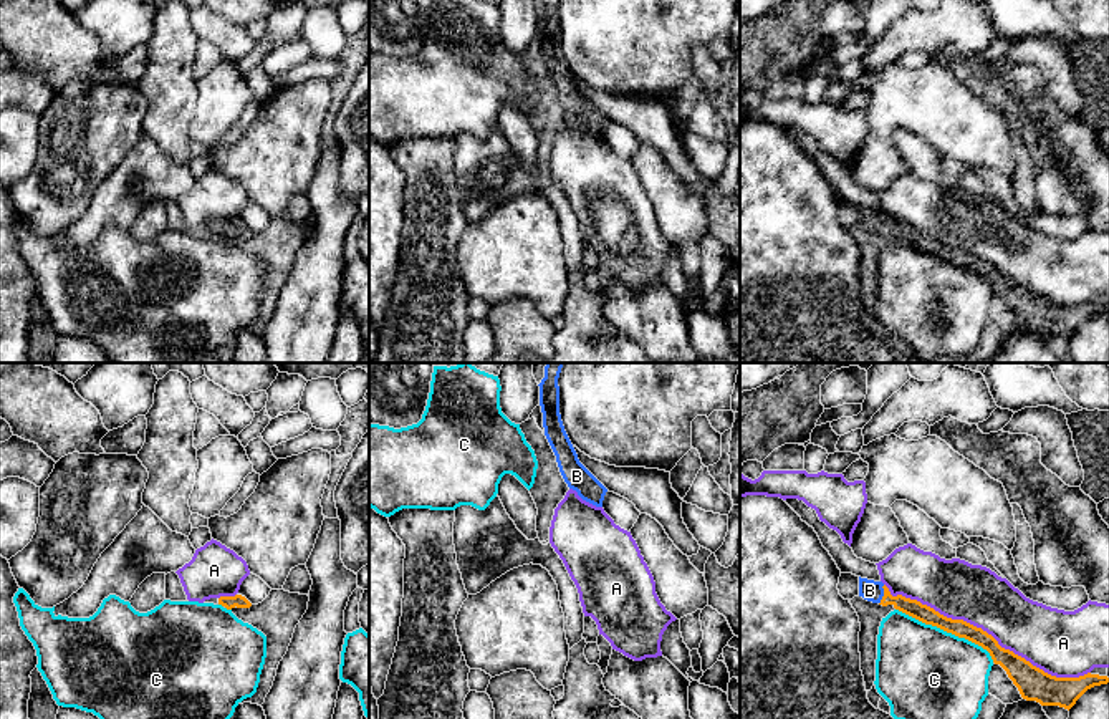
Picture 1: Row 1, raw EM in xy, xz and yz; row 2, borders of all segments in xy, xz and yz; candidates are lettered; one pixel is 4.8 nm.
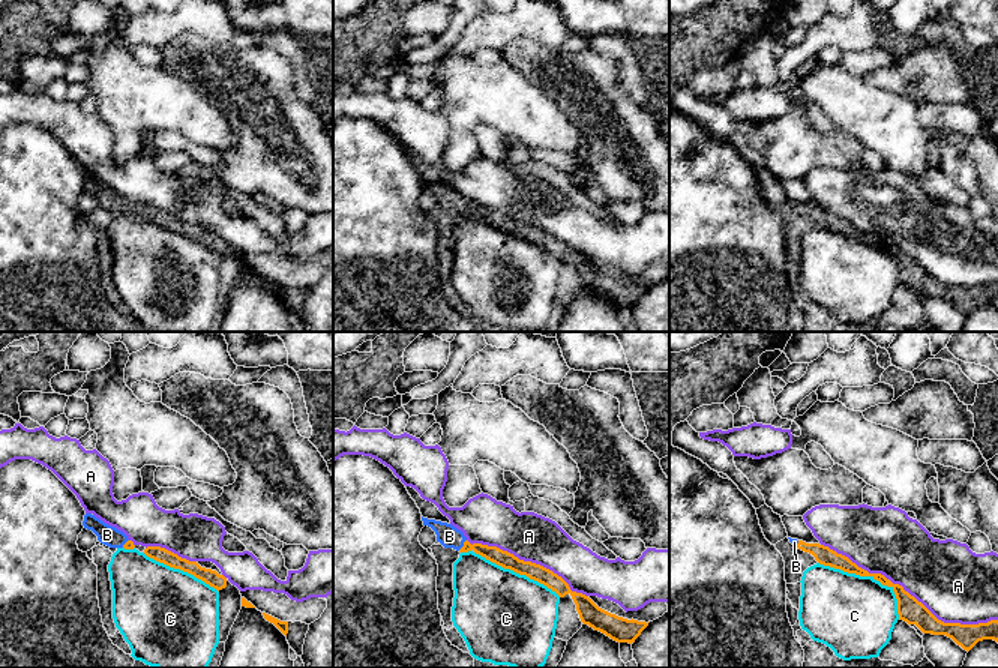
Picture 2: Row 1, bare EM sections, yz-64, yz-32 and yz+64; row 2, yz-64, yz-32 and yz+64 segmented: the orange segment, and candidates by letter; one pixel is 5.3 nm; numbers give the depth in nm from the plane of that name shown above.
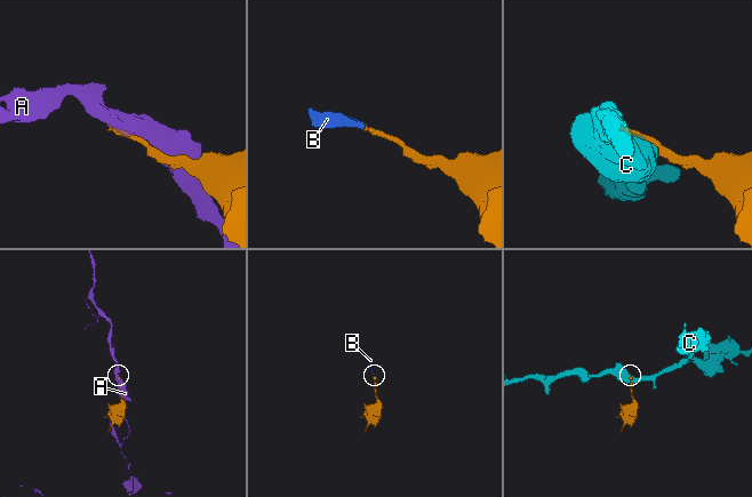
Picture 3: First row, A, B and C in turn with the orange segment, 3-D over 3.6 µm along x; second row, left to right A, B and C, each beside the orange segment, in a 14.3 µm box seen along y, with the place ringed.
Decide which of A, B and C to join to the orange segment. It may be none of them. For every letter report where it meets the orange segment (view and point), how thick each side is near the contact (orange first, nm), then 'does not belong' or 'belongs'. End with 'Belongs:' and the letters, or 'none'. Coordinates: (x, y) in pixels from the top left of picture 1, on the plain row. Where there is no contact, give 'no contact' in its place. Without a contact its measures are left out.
A: meets orange in yz at (985, 260); 120 nm thick on the orange side, 280 nm on the other; does not belong
B: meets orange in yz at (884, 224); 90 nm thick on the orange side, 100 nm on the other; belongs
C: meets orange in yz at (947, 260); 90 nm thick on the orange side, 480 nm on the other; does not belong
Belongs: B

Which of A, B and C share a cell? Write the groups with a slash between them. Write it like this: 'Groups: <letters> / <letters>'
Groups: A / B / C

